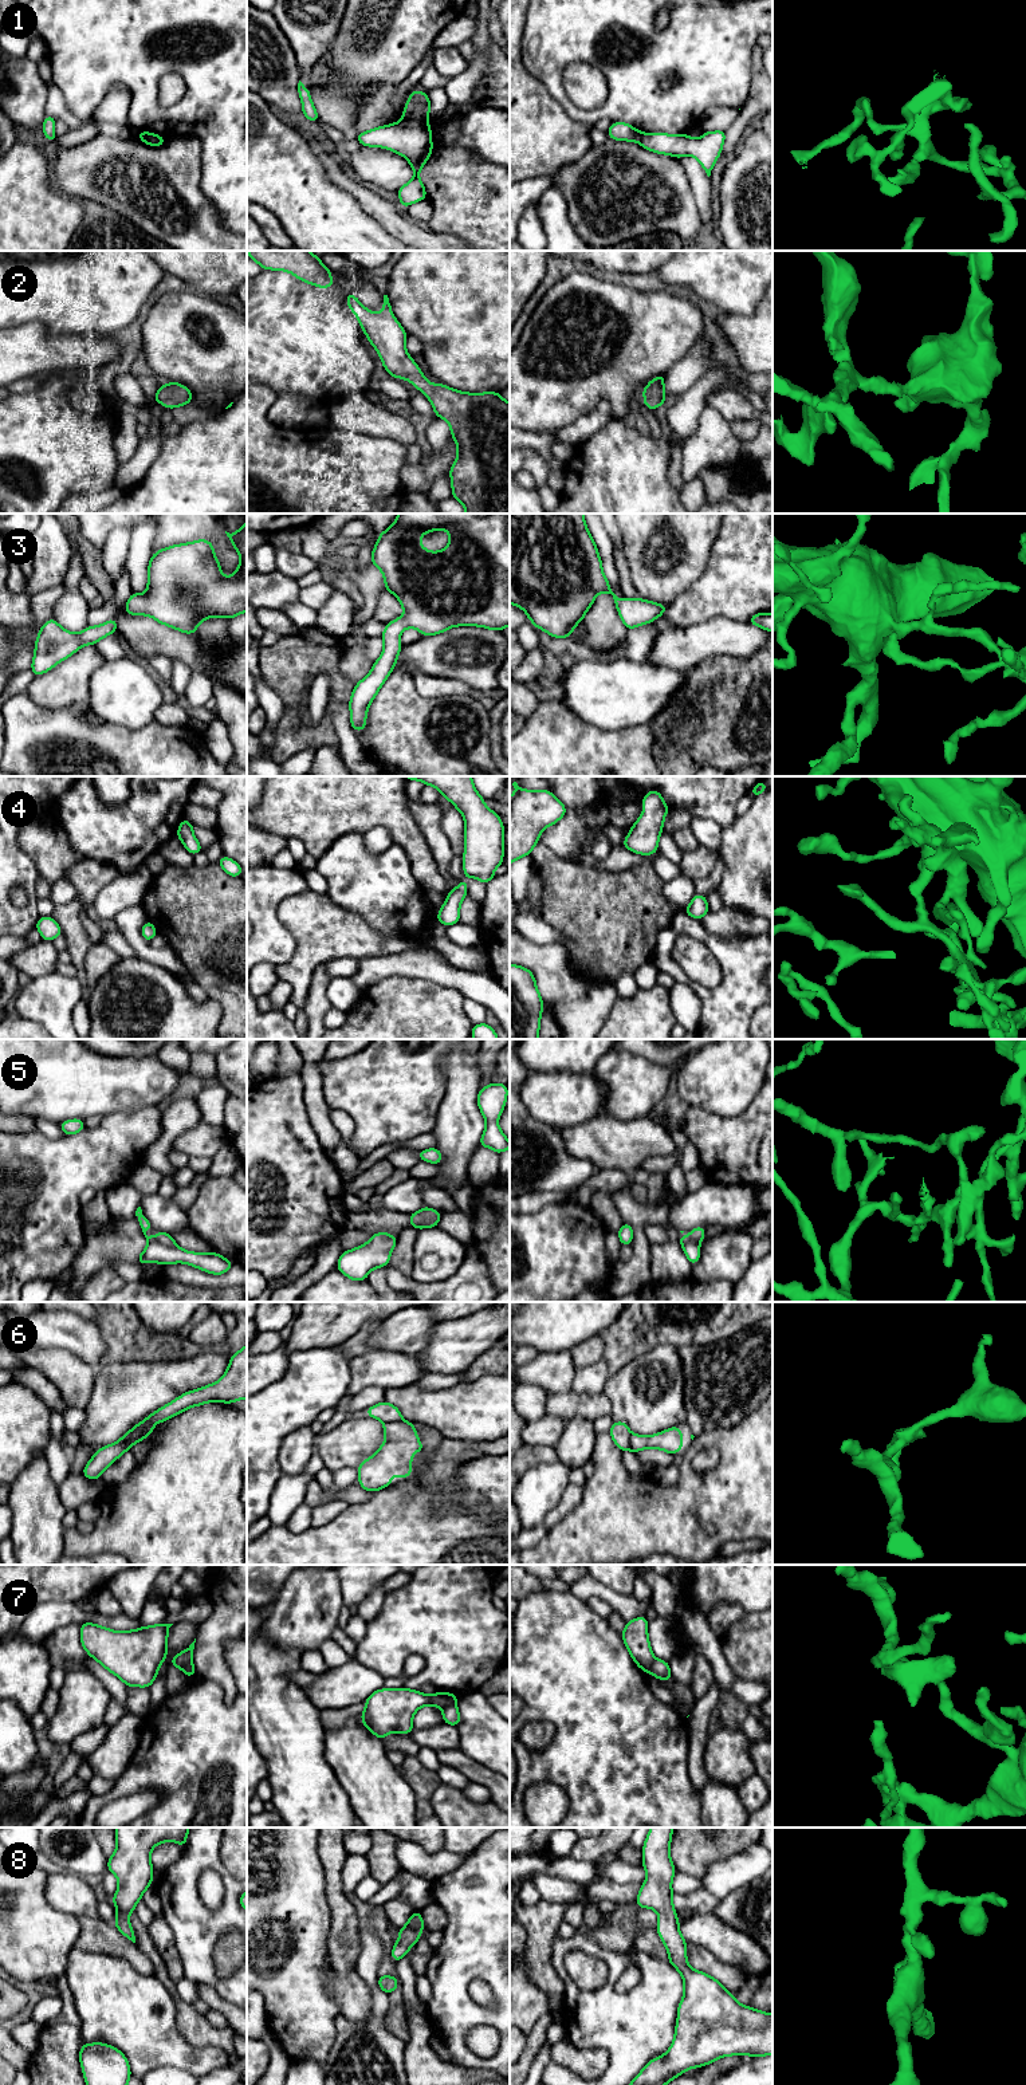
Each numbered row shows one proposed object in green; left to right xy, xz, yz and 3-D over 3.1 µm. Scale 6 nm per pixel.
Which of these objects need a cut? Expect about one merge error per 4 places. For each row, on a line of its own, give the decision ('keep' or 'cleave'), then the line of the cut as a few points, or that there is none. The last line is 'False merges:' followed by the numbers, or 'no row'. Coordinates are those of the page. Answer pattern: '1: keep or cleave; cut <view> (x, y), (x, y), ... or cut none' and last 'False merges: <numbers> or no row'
1: cleave; cut xy (138, 134), (141, 137), (162, 138)
2: keep; cut none
3: keep; cut none
4: keep; cut none
5: keep; cut none
6: cleave; cut xy (153, 1423), (145, 1423), (118, 1442)
7: cleave; cut yz (655, 1659), (647, 1672)
8: keep; cut none
False merges: 1, 6, 7

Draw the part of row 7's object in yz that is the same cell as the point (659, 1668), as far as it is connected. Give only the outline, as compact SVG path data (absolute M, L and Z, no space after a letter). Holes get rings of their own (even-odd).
M659 1659L653 1660L648 1673L653 1675L661 1681L673 1679L671 1675L669 1663Z

